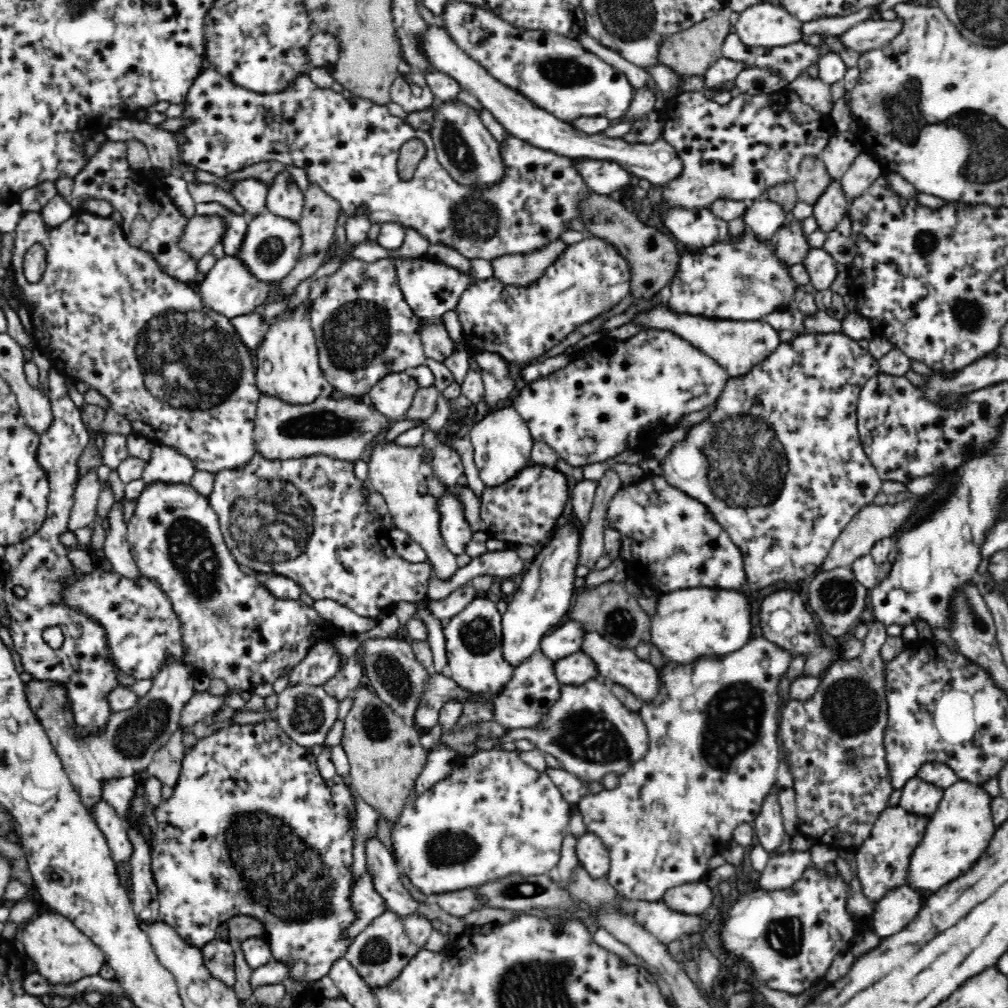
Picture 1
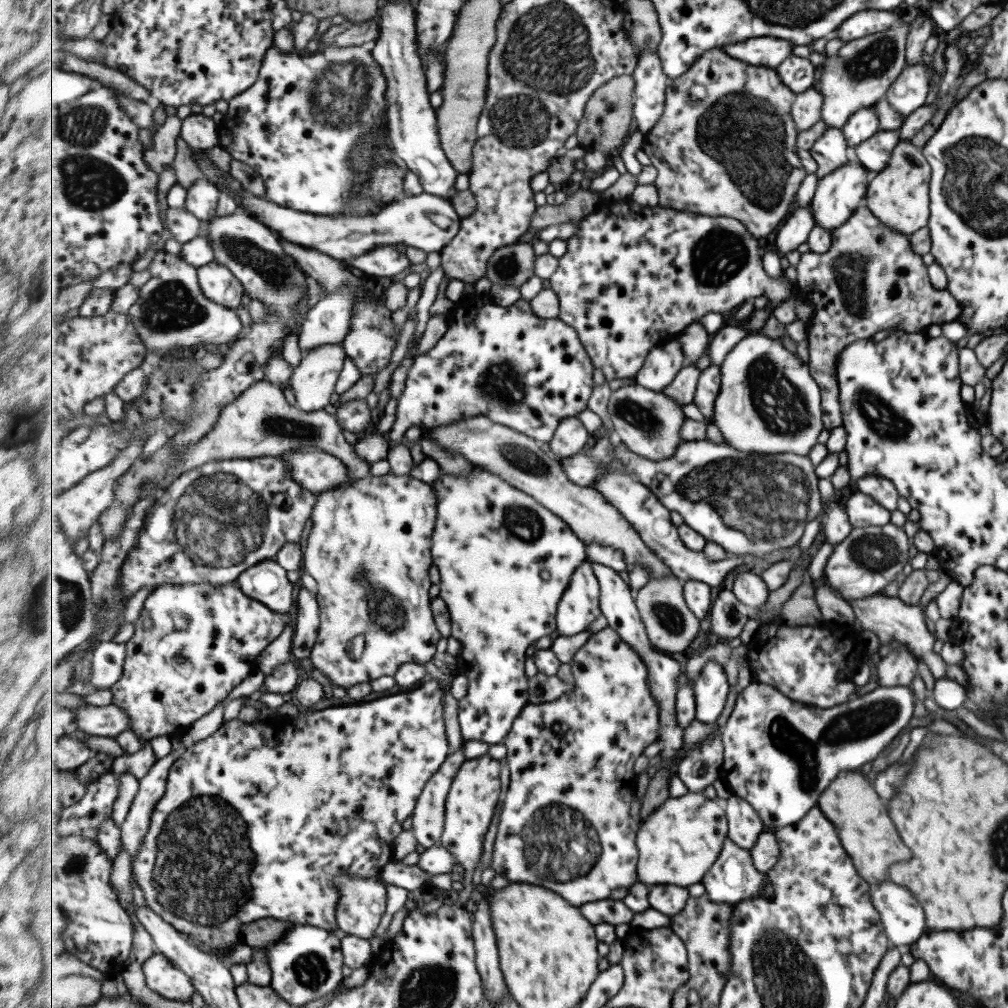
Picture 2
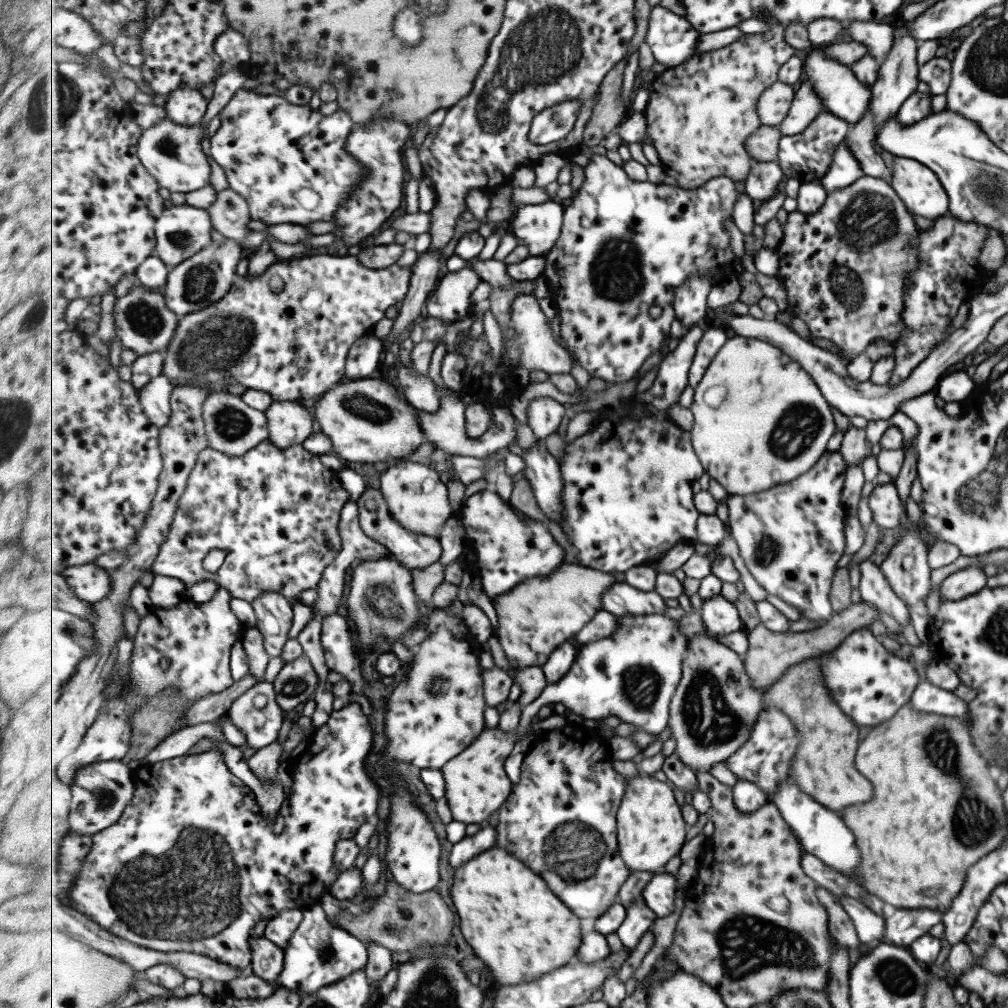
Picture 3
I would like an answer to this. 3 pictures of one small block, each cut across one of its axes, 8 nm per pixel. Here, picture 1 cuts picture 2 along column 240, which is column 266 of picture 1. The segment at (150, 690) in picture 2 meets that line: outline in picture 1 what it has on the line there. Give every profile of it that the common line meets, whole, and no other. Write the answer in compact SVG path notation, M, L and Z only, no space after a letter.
M158 482L158 484L150 484L150 486L144 488L142 494L135 500L135 503L135 511L130 520L126 522L126 538L129 542L132 556L143 576L149 580L151 584L155 584L157 588L165 594L169 602L171 602L172 612L175 614L180 627L180 640L181 644L183 644L182 663L186 667L192 667L192 669L194 669L195 677L200 675L208 679L208 681L222 680L222 682L226 684L226 688L228 688L226 693L228 696L234 694L241 695L243 692L252 692L257 686L262 686L262 684L273 685L274 682L278 682L278 678L288 676L288 674L290 674L290 672L292 673L292 670L308 656L308 652L310 652L314 646L328 642L335 633L339 632L336 628L336 623L334 623L332 619L324 617L322 613L318 613L313 606L308 606L300 600L276 597L276 595L266 587L266 583L263 583L251 571L247 571L243 566L239 565L225 543L219 518L212 506L209 505L207 497L198 494L189 484L188 486L184 484L162 484L161 482Z

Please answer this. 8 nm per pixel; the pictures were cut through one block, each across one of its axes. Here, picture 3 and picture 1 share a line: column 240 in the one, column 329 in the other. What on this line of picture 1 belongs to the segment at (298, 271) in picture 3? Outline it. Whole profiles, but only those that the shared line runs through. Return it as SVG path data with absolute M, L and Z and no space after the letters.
M389 258L374 264L352 259L325 278L325 291L308 305L319 365L328 382L346 396L366 394L384 375L426 364L418 319L398 288Z

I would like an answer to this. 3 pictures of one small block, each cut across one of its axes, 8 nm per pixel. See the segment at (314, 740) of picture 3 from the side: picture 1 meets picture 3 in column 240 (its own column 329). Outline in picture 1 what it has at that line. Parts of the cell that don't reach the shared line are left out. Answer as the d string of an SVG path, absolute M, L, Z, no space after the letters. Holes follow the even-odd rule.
M264 720L256 724L232 724L211 736L199 738L190 752L184 756L182 772L176 782L174 793L154 812L157 830L151 850L151 867L159 892L160 921L171 926L184 942L201 948L210 940L214 940L220 925L234 915L254 917L263 926L264 940L268 943L273 960L285 966L288 978L296 982L306 982L306 984L313 984L316 980L324 978L336 960L345 958L348 946L353 942L353 938L347 932L348 928L358 920L356 909L352 905L354 832L357 829L354 828L356 805L357 800L355 800L351 783L334 782L332 778L329 782L324 780L320 776L316 757L312 754L310 747L300 746L294 742L282 731L276 720ZM294 882L296 884L304 882L304 886L312 882L312 886L306 890L282 890L284 886L288 884L292 886Z

